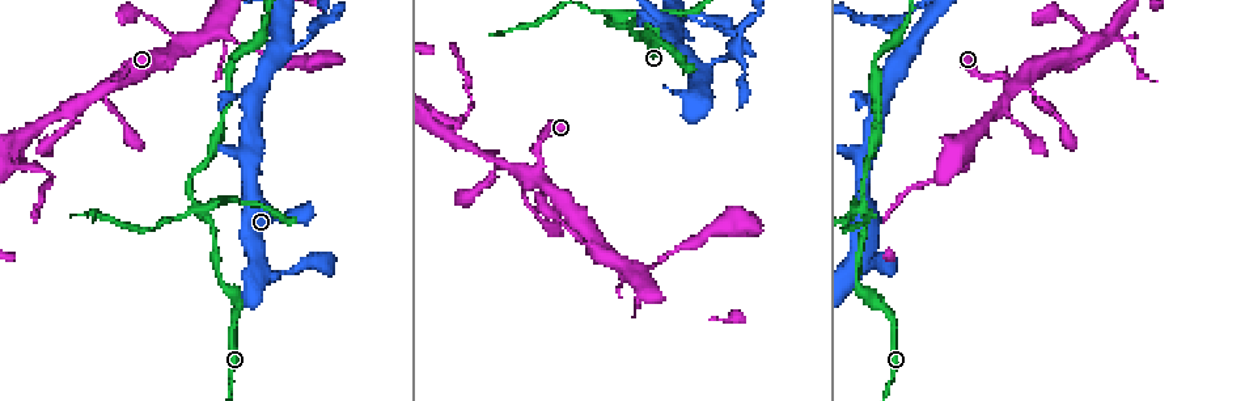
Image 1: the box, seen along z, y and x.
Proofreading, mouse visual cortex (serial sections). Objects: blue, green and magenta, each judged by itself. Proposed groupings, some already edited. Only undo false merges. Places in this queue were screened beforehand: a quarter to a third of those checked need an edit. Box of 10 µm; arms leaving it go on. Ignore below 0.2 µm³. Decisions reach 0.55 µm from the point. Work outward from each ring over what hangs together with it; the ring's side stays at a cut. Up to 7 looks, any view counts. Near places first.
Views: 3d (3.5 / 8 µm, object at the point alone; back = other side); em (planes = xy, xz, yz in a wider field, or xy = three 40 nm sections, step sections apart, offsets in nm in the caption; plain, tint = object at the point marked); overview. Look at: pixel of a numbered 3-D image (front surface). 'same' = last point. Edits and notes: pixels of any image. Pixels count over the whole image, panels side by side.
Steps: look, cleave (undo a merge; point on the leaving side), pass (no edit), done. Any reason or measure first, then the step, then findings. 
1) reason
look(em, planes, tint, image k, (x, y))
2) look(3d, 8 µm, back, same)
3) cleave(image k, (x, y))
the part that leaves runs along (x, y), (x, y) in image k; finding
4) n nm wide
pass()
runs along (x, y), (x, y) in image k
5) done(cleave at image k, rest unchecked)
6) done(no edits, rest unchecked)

three arms meet
look(em, xy, step 2, tint, image 1, (864, 213))

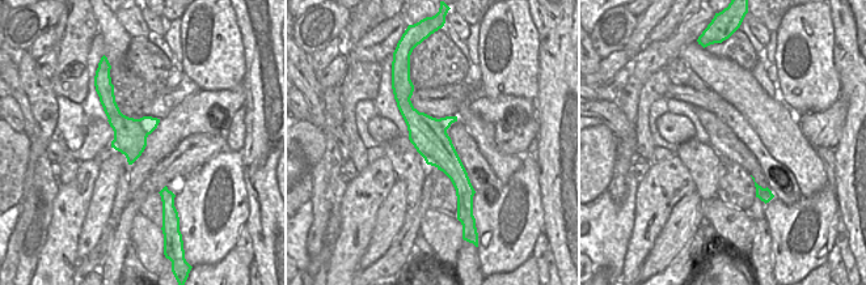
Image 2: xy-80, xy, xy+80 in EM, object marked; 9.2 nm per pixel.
look(3d, 3.5 µm, same)

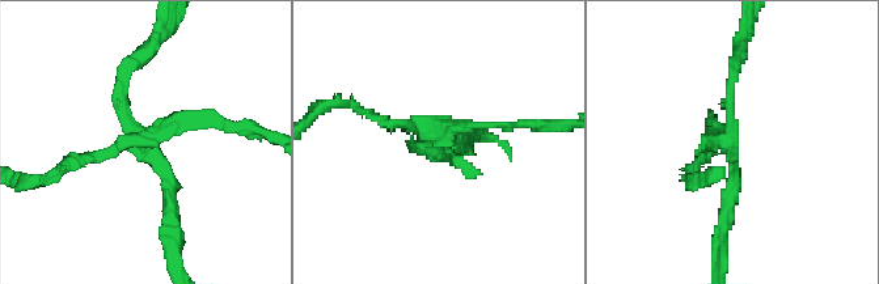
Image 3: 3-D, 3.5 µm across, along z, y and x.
cleave(image 3, (190, 119))
border along (138, 119), (139, 124), (148, 134) in image 2; a second cell is stuck on

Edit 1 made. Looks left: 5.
look(overview)

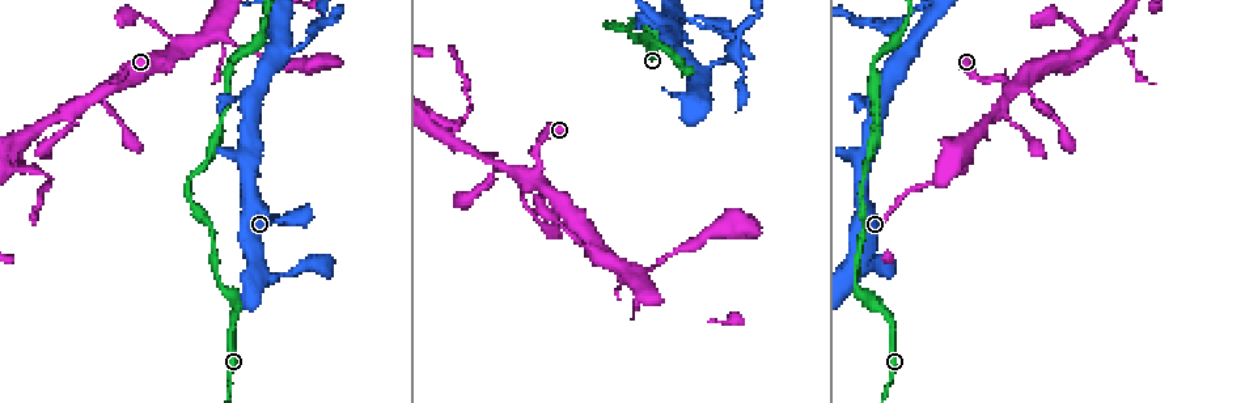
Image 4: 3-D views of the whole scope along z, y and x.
three arms meet
look(3d, 3.5 µm, image 4, (698, 72))

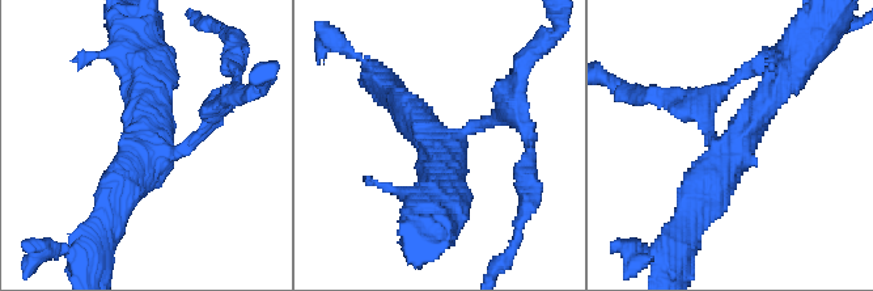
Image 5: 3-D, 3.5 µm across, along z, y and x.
3 arms; arms of 150, 350, 400 nm
look(em, xy, step 3, tint, image 5, (148, 155))

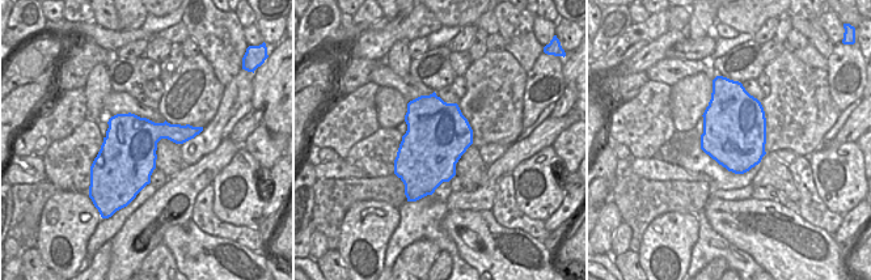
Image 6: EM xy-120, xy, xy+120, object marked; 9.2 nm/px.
cleave(image 5, (683, 116))
a second cell is stuck on

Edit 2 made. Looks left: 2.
done(cleave at image 3, cleave at image 5, rest unchecked)

